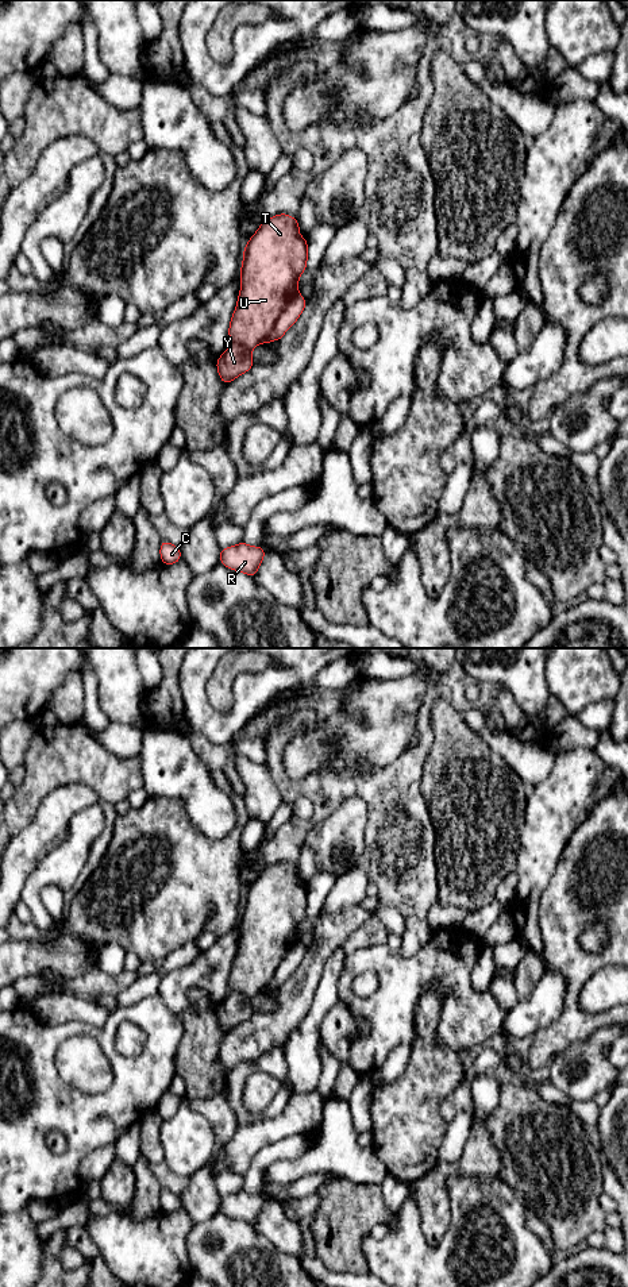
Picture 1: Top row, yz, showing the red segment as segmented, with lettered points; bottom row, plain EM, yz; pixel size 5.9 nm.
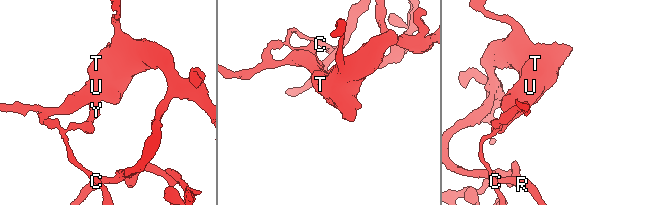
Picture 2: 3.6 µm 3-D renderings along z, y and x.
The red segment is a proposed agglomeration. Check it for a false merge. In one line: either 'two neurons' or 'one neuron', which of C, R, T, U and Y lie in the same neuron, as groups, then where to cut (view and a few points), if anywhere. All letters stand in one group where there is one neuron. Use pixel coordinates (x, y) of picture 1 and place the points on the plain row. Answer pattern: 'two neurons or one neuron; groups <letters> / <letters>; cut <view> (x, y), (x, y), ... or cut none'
two neurons; groups C Y / R T U; cut yz (297, 941), (289, 948), (272, 978), (259, 990)

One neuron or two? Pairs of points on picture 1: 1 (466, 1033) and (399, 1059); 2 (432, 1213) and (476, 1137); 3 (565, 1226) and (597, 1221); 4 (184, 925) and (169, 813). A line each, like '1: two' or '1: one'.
1: two
2: one
3: one
4: one

